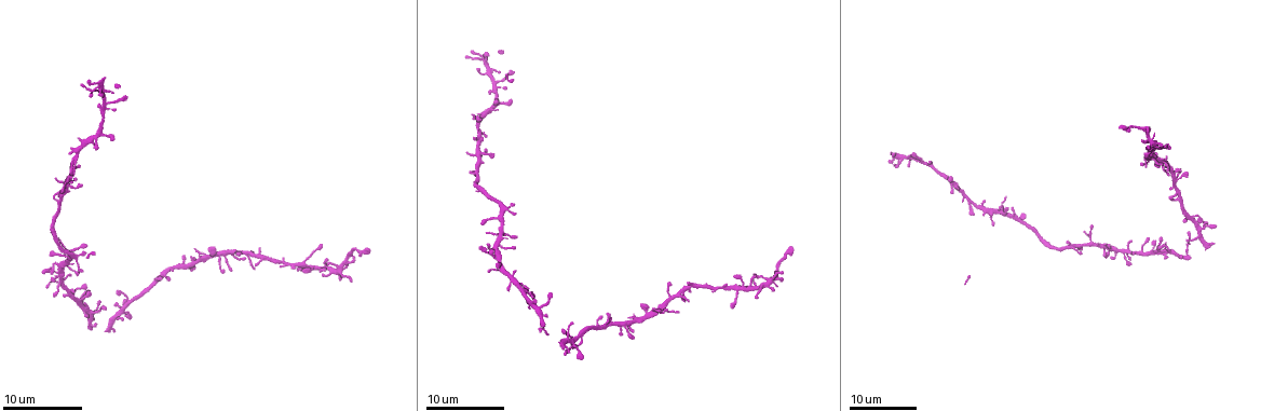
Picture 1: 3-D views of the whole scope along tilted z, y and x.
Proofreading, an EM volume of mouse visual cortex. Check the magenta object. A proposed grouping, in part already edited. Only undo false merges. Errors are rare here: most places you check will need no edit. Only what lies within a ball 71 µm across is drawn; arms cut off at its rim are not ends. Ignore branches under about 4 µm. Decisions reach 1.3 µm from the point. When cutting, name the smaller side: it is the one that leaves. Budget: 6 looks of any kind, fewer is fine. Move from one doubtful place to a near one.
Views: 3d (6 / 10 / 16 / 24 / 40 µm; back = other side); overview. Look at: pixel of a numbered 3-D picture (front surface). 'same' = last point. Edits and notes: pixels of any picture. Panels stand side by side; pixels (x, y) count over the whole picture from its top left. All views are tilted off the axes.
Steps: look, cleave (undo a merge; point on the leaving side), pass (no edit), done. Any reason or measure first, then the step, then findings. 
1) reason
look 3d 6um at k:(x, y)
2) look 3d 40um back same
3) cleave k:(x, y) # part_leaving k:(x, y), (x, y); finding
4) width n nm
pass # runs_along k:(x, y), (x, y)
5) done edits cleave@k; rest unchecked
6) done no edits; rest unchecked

four-way junction
look 3d 24um at 1:(100, 82)

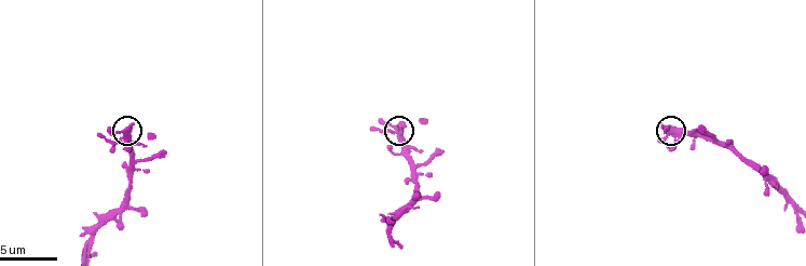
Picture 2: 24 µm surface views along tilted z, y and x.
look 3d 6um at 2:(126, 131)

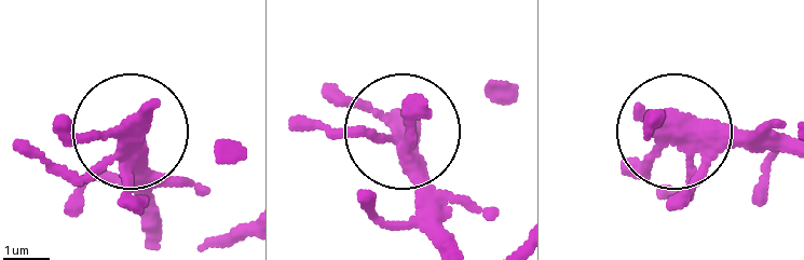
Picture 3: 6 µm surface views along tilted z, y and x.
arms 4
pass # runs_along 3:(792, 155), (684, 133), (652, 110); continuous, no second cell

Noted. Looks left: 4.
four or more arms meet
look 3d 16um at 1:(502, 230)

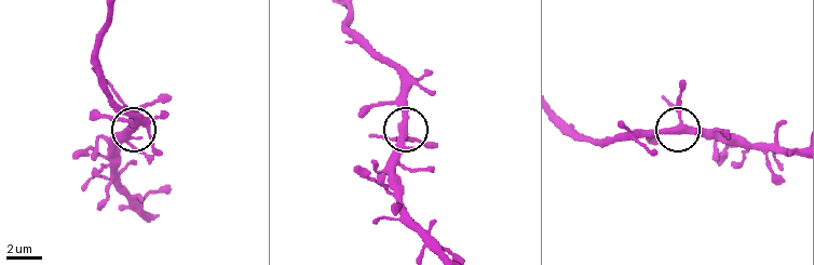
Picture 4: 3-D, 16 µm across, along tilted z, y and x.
look 3d 10um at 4:(403, 133)

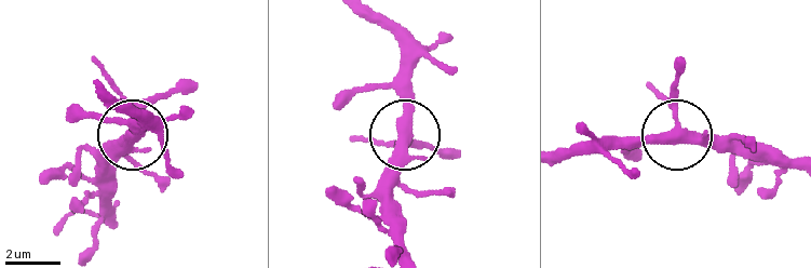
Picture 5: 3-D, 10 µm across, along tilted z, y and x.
arms 4
pass # runs_along 5:(789, 157), (686, 137), (652, 89); continuous, no second cell

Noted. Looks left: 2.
thick turns thin
look 3d 16um at 1:(1142, 129)

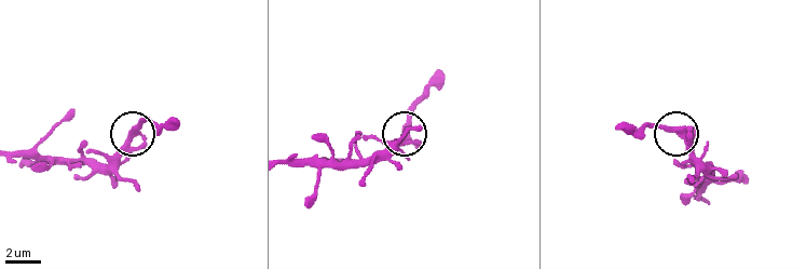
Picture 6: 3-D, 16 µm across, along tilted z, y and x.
look 3d 10um at 6:(136, 132)

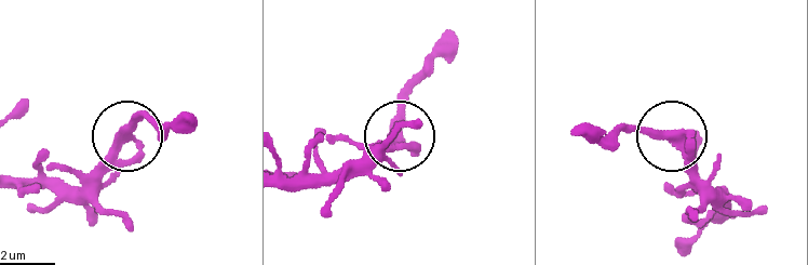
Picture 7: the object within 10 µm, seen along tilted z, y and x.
pass # one cell here

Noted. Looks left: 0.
done no edits; rest unchecked

